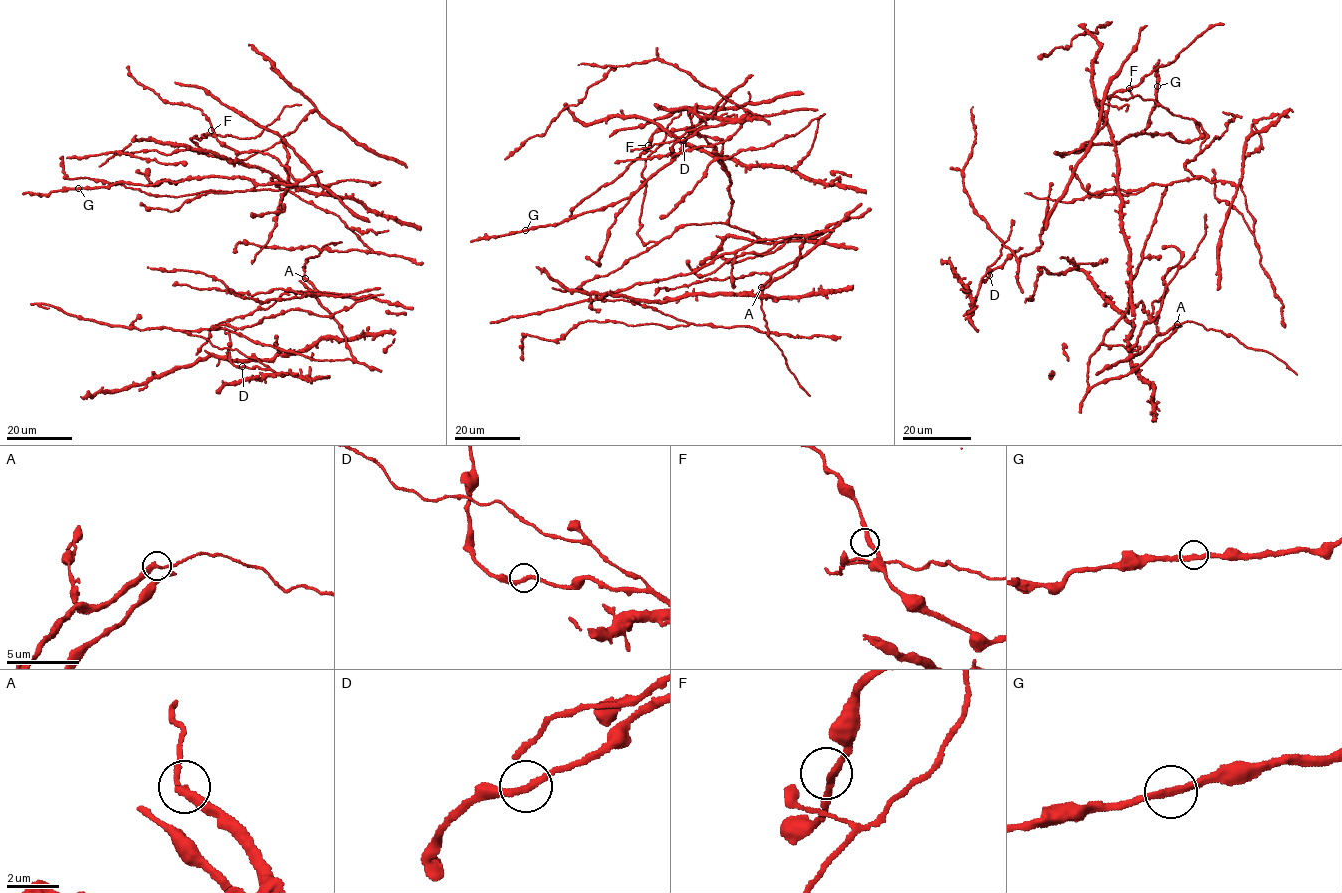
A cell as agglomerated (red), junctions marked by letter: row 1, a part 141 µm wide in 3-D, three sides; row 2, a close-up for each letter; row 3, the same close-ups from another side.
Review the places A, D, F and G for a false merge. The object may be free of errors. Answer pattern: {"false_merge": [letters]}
{"false_merge": ["A"]}

